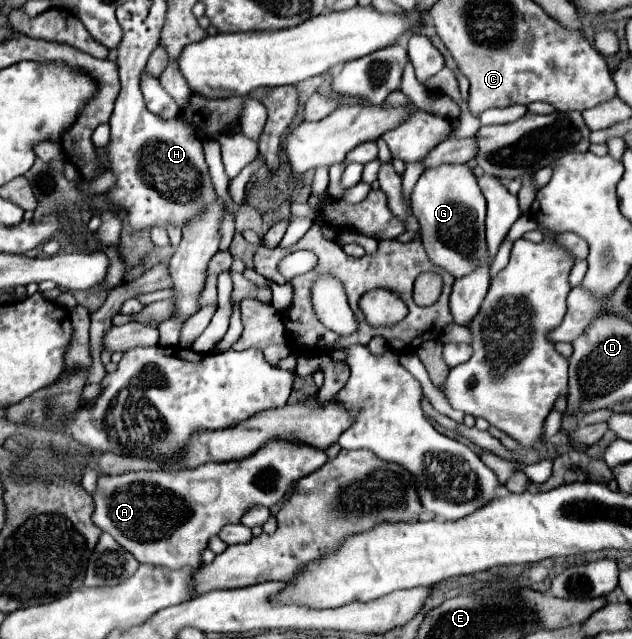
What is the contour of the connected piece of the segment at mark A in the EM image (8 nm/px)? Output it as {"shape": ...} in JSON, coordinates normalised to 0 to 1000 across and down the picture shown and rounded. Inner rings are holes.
{"shape":[[[430,689],[415,698],[396,717],[377,723],[342,726],[329,723],[307,736],[291,739],[199,739],[190,745],[158,745],[155,764],[149,770],[152,798],[146,804],[146,817],[171,833],[193,858],[209,864],[222,883],[259,886],[259,889],[313,889],[320,883],[320,861],[329,858],[329,845],[348,833],[358,820],[377,820],[386,801],[399,792],[430,795],[437,786],[449,779],[465,751],[481,748],[513,729],[516,707],[500,704],[481,695],[462,695],[446,689]]]}

